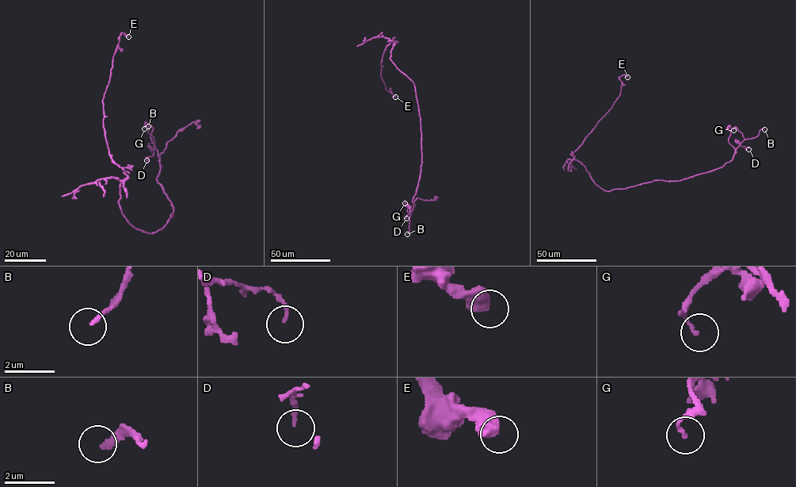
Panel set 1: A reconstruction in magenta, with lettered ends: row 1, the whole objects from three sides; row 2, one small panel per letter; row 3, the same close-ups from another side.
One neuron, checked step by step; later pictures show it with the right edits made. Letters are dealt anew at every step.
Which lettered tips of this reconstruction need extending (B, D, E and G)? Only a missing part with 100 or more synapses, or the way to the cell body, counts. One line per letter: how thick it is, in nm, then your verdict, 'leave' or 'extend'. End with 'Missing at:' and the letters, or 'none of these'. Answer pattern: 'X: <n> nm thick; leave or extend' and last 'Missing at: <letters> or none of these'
B: 200 nm thick; extend
D: 130 nm thick; leave
E: 600 nm thick; leave
G: 120 nm thick; leave
Missing at: B

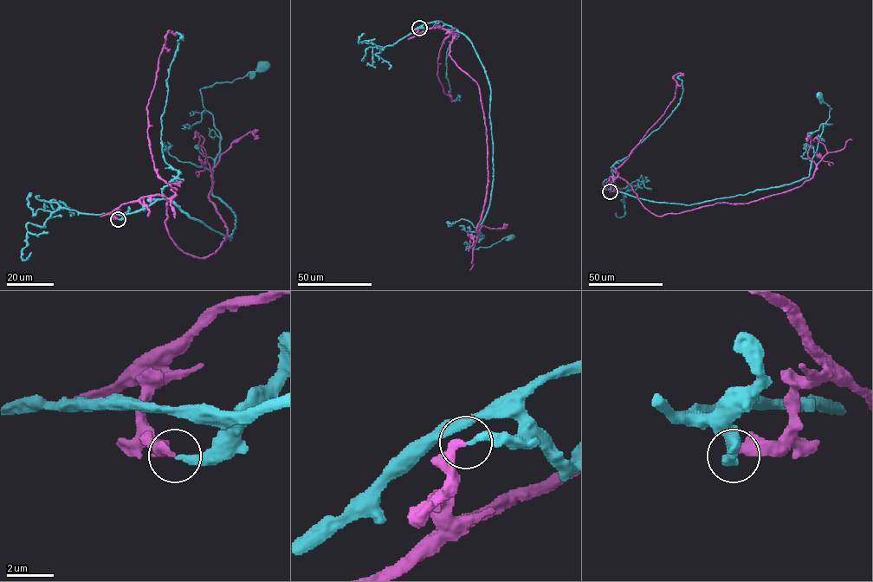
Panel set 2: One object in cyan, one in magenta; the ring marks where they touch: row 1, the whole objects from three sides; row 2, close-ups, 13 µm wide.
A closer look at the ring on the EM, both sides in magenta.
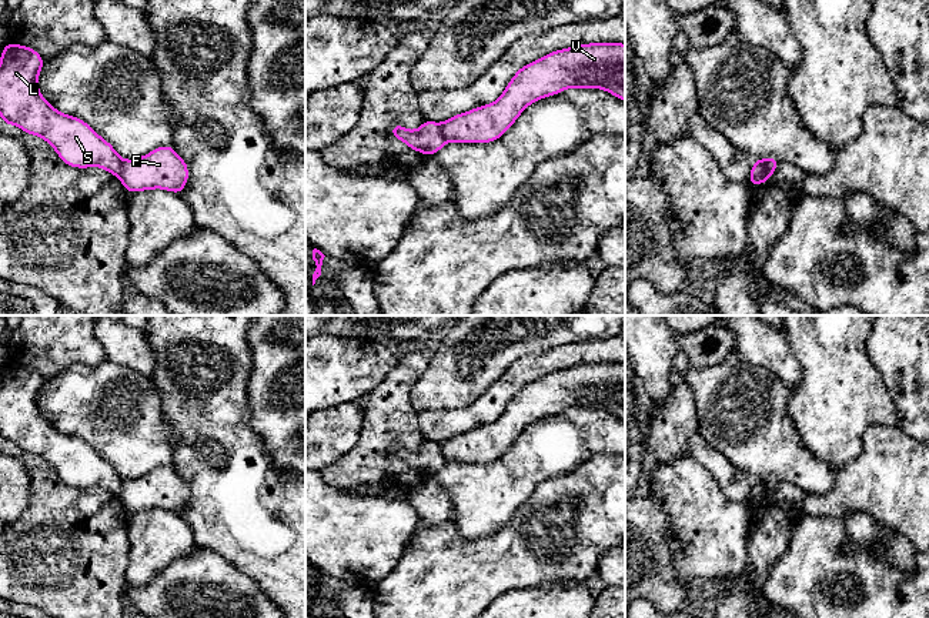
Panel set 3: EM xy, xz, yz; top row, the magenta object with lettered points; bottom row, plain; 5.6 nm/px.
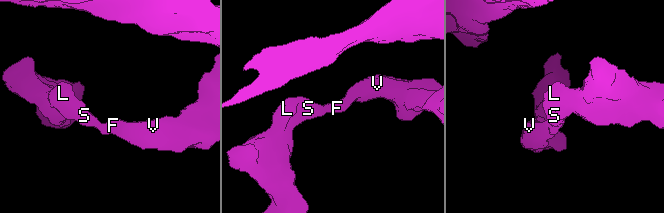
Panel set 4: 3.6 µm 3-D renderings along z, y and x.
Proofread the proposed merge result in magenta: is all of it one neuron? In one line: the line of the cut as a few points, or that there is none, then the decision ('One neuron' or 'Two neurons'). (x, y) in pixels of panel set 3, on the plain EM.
Split along xz (438, 444), (447, 460). Two neurons

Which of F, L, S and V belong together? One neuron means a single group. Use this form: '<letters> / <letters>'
F V / L S

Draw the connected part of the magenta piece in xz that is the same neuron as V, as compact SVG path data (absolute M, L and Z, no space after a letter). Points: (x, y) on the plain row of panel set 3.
M577 364L542 375L521 387L497 421L447 438L441 452L447 461L495 461L531 422L571 407L602 408L625 421L625 364Z

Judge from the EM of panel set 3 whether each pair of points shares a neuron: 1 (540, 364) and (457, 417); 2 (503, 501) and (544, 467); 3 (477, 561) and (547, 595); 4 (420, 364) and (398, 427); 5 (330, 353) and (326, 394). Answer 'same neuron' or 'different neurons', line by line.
1: same neuron
2: same neuron
3: different neurons
4: same neuron
5: same neuron

